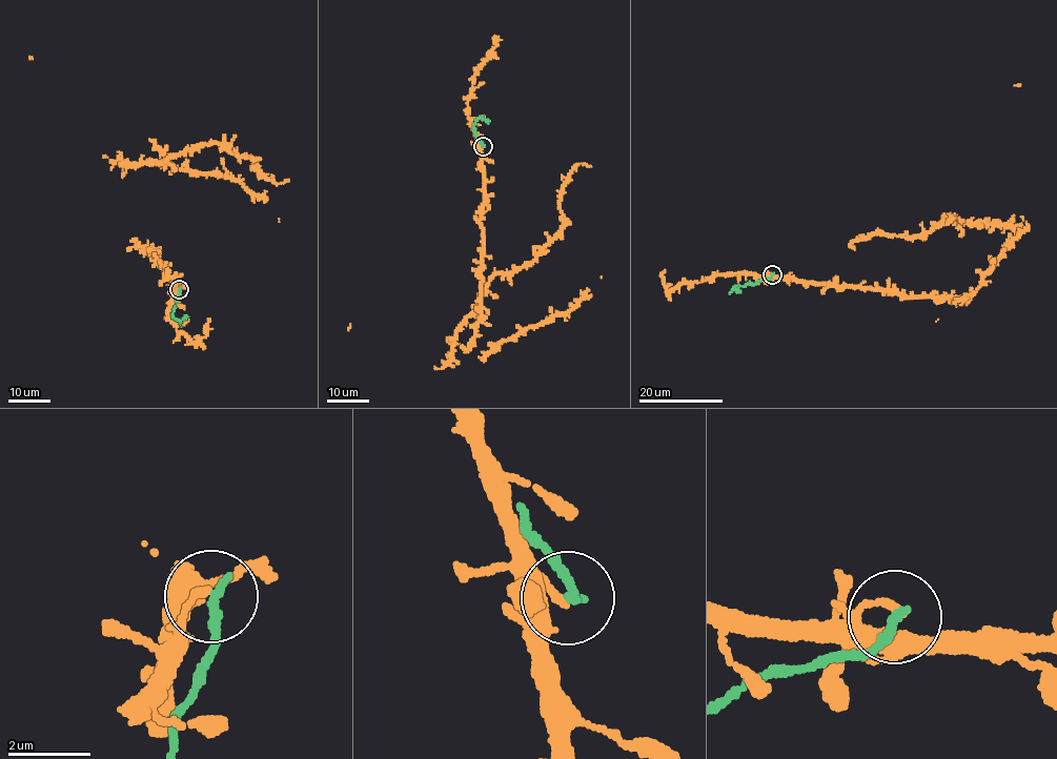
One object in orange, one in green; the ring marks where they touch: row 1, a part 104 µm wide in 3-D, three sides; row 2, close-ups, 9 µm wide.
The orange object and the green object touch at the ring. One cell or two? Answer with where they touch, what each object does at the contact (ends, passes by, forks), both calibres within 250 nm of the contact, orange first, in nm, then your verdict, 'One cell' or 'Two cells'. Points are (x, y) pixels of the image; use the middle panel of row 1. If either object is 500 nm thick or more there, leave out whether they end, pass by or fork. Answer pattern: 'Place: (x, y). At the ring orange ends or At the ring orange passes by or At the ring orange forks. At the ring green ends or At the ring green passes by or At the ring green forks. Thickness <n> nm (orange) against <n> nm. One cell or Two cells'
Place: (483, 146). At the ring orange ends. At the ring green ends. Thickness 190 nm (orange) against 240 nm. Two cells

